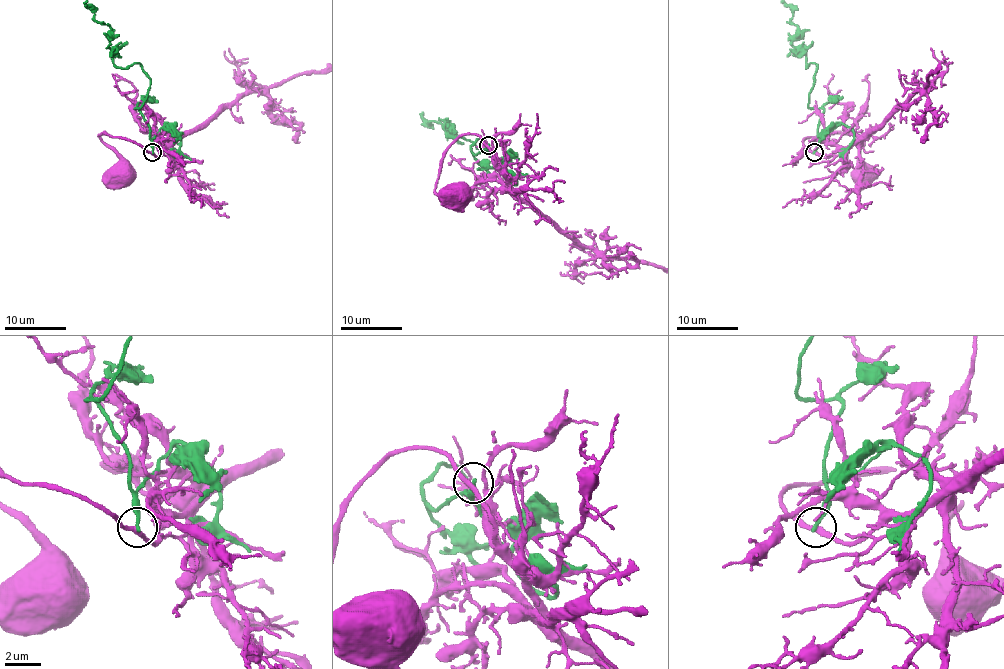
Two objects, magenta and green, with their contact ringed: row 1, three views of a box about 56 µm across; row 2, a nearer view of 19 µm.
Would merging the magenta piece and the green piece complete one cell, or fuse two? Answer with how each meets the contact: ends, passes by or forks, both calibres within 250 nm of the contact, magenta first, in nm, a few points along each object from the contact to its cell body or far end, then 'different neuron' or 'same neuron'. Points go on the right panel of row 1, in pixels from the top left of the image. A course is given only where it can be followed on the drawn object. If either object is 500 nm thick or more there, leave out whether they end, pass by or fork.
magenta passes by; green ends there; 260 nm thick on the magenta side, 240 nm on the other; magenta runs (815, 151), (803, 144), (804, 139), (828, 133), (848, 133), (862, 138), (864, 145), (857, 170), (864, 174); green runs (815, 151), (824, 110), (809, 104), (816, 66), (806, 67), (806, 52), (792, 44), (796, 28); different neuron

